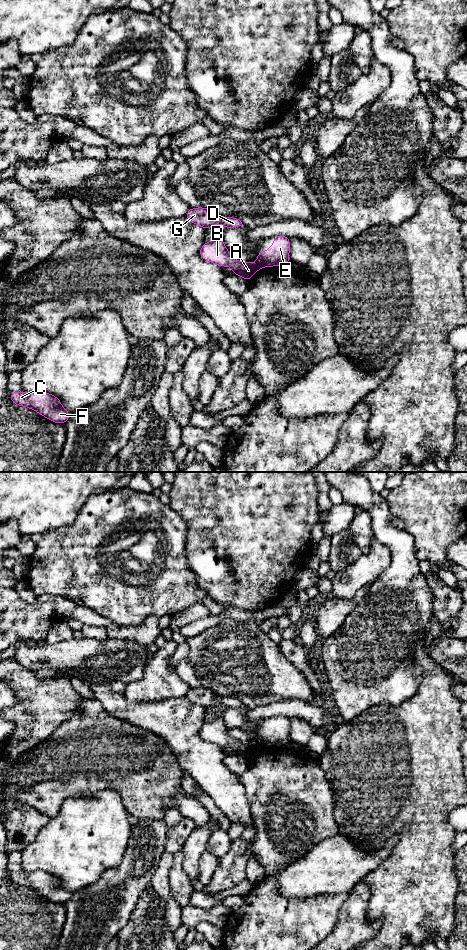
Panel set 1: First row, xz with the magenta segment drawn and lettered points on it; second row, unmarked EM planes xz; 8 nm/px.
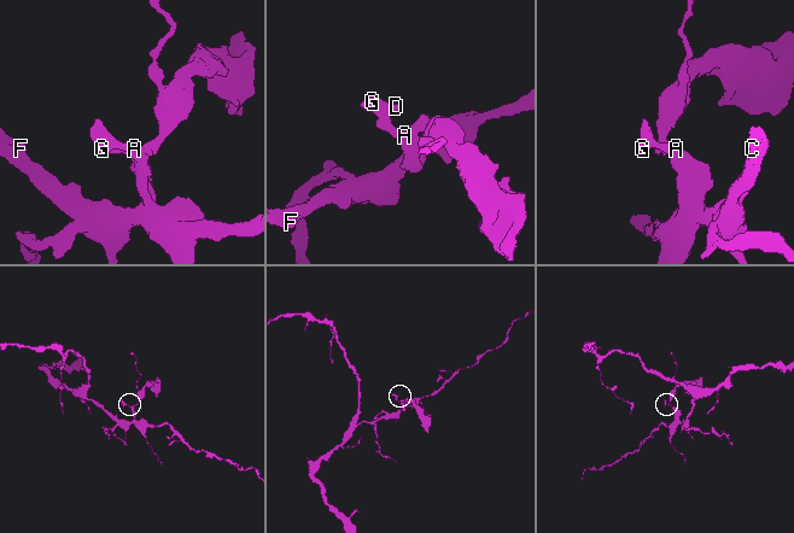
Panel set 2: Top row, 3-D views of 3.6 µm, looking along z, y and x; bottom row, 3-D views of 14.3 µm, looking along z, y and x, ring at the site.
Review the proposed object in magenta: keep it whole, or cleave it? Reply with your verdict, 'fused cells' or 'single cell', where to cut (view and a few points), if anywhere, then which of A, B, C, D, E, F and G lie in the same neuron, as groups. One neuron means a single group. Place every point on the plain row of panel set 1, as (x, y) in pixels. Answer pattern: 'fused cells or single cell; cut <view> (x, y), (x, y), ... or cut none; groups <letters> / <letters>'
fused cells; cut xz (258, 740), (265, 745); groups A B C D F G / E

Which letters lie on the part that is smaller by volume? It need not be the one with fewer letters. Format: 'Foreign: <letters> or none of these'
Foreign: E

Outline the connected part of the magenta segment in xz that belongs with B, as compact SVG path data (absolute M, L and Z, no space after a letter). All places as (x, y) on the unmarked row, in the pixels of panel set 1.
M218 715L215 720L203 724L199 731L200 736L211 743L217 744L221 747L231 746L233 754L241 756L249 762L252 755L264 748L266 745L261 742L256 743L241 743L239 740L229 735L228 729L224 725L221 716Z

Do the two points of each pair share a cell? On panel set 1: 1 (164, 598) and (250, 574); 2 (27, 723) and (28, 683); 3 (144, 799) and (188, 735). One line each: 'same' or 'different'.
1: different
2: same
3: different

